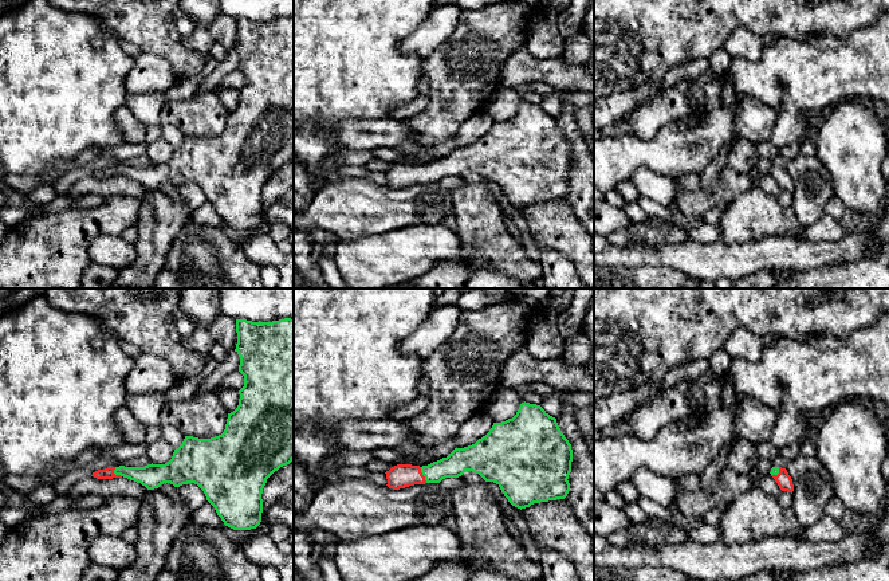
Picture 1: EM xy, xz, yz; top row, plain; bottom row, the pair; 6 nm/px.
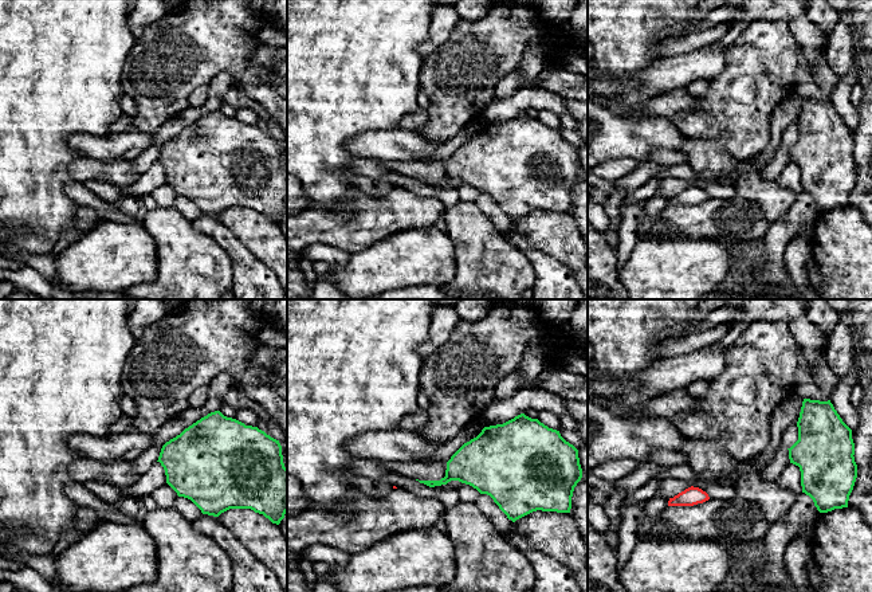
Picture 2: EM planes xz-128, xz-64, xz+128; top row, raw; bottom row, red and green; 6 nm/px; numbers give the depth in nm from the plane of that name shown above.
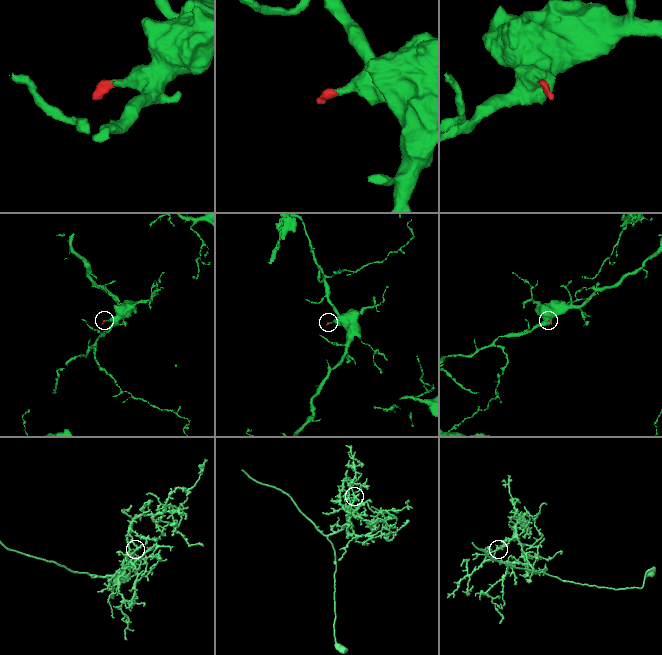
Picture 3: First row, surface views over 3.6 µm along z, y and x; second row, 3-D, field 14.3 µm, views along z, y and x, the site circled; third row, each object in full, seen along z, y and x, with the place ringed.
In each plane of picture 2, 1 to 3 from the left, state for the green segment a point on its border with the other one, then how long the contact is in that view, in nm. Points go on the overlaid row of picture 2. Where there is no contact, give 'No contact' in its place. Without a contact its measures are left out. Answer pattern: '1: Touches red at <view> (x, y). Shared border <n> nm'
1: No contact
2: No contact
3: No contact

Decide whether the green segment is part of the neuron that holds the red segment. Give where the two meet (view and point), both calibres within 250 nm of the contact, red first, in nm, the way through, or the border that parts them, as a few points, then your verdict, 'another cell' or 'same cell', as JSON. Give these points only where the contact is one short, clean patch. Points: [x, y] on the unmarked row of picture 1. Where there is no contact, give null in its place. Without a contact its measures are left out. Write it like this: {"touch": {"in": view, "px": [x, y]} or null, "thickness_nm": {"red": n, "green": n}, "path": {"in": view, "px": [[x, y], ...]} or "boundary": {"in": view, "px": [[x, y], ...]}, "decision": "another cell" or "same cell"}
{"touch": {"in": "xz", "px": [423, 175]}, "thickness_nm": {"red": 140, "green": 150}, "path": {"in": "xz", "px": [[402, 175], [423, 175], [451, 167], [459, 160]]}, "decision": "same cell"}

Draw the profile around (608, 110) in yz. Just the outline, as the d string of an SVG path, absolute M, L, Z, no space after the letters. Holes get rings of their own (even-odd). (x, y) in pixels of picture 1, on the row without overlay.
M699 58L672 68L661 81L650 82L617 95L595 98L594 130L618 125L634 107L646 103L660 91L676 86L681 79L705 79L709 75L709 59Z

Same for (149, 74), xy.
M142 51L130 70L126 91L133 95L166 93L176 82L177 78L166 60Z

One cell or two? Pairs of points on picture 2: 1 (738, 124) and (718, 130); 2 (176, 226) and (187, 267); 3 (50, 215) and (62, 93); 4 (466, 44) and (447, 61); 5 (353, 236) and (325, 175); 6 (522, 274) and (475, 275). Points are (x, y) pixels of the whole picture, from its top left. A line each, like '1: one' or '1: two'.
1: one
2: one
3: one
4: one
5: two
6: one

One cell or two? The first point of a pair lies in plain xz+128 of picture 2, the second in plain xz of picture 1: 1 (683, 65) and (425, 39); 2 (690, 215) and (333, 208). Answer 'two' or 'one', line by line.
1: one
2: one

